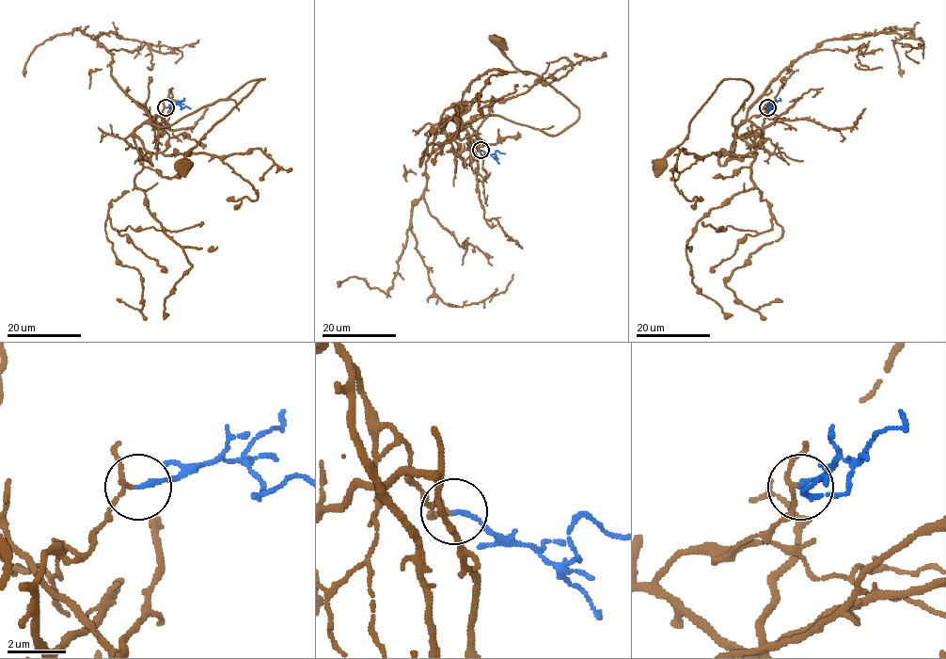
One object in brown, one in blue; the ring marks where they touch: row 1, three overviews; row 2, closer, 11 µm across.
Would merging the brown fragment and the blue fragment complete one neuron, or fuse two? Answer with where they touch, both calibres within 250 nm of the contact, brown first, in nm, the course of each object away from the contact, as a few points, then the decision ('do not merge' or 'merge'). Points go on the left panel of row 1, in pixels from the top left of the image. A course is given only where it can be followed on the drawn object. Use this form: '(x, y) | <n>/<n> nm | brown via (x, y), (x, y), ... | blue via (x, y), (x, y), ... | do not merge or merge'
(165, 107) | 130/150 nm | brown via (166, 107), (134, 132), (152, 165), (144, 156), (110, 202), (107, 238), (143, 287), (140, 310), (118, 300) | blue via (166, 107), (178, 104), (180, 108), (190, 108) | merge

